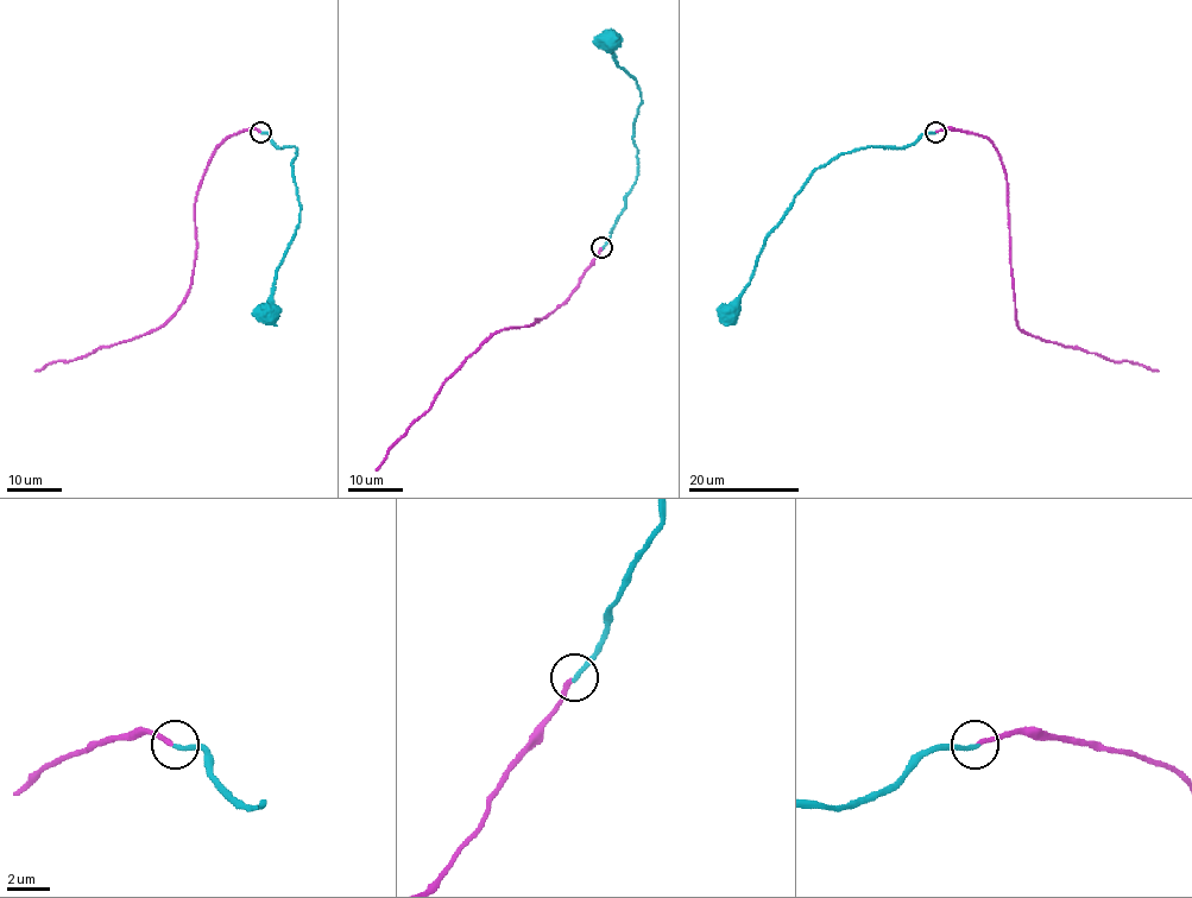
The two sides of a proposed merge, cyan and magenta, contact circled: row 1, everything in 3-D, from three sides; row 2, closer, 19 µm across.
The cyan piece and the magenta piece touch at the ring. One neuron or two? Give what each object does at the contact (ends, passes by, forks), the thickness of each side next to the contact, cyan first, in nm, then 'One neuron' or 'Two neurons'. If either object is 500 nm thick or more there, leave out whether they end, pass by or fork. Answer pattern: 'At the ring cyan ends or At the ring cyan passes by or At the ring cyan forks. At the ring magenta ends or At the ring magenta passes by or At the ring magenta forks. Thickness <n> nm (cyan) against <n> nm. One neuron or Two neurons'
At the ring cyan ends. At the ring magenta ends. Thickness 220 nm (cyan) against 220 nm. One neuron

